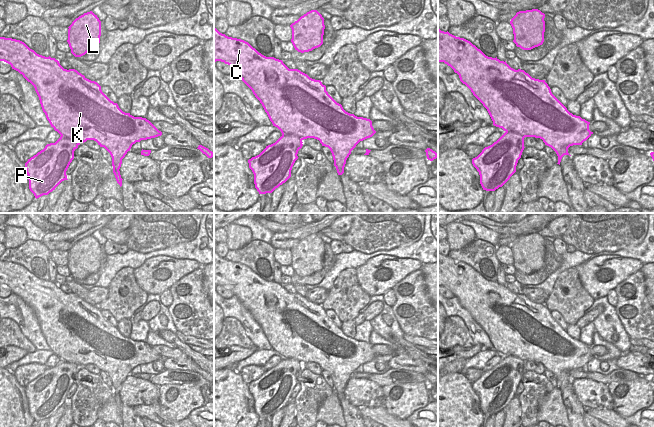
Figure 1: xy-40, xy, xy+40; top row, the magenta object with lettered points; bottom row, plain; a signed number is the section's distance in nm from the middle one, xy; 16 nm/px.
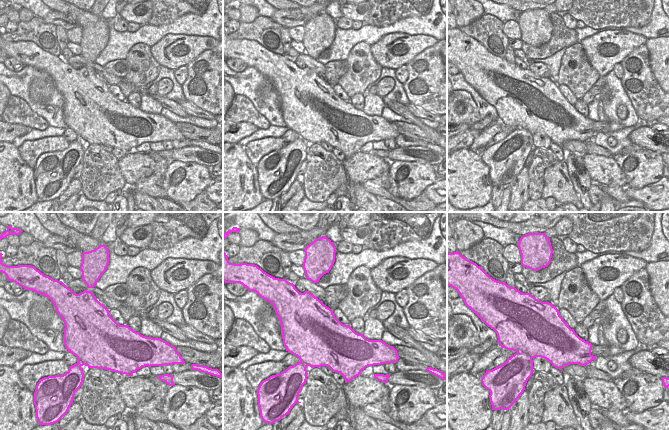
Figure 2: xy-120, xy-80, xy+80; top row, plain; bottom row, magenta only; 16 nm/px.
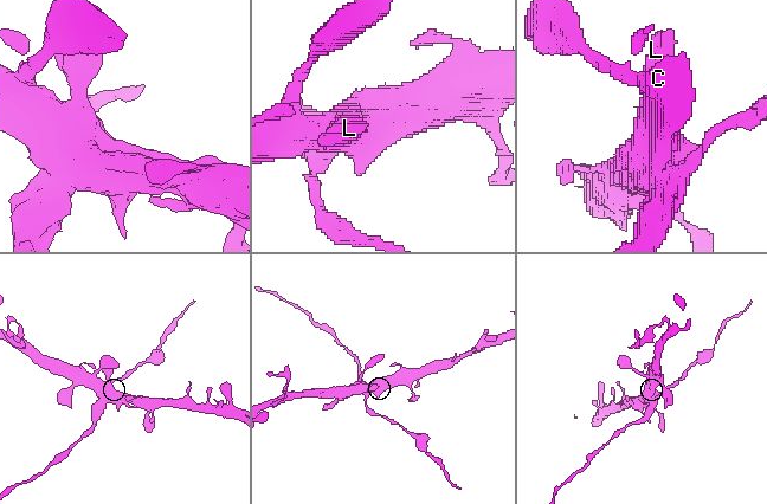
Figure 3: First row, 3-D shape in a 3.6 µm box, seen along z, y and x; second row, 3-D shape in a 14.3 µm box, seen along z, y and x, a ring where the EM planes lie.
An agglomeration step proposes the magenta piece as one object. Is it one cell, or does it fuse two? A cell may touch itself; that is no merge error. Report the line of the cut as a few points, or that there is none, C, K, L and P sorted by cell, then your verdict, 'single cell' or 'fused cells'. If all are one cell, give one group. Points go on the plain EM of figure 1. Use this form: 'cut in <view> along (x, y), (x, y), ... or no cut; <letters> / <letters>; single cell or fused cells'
cut in xy along (282, 357), (304, 362); C K L / P; fused cells

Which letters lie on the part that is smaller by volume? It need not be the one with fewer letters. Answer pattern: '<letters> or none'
P

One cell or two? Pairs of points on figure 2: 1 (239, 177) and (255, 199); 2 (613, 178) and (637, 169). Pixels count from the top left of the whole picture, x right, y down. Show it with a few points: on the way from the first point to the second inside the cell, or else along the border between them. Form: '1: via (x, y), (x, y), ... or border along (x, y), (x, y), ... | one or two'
1: via (239, 183), (249, 194) | one
2: border along (614, 158), (625, 175), (627, 185) | two

